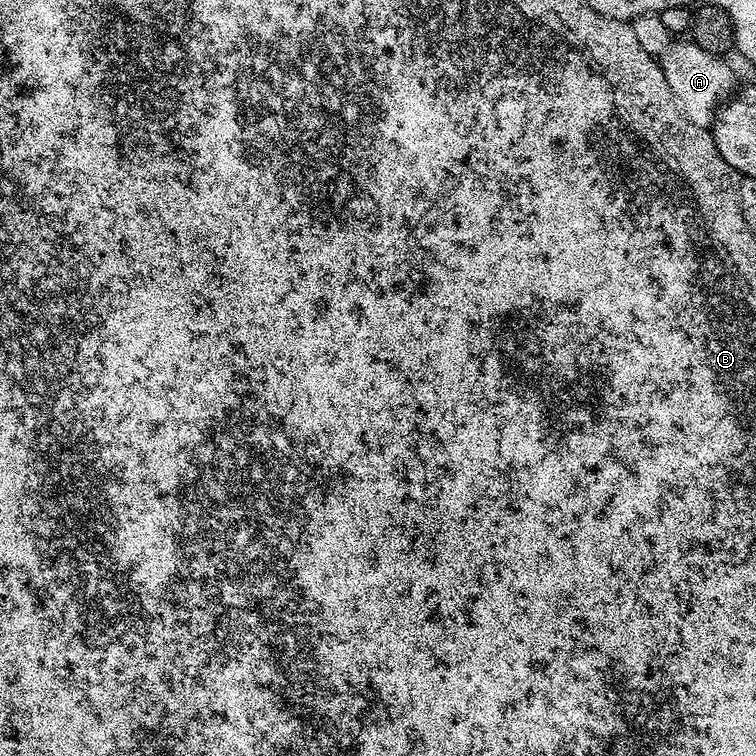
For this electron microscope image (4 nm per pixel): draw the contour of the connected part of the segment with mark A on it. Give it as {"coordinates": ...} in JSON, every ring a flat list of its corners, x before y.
{"coordinates":[[684,38,669,44,668,48,658,56,658,59,660,69,664,71,666,86,670,86,670,94,682,110,682,114,700,128,708,128,716,119,722,102,727,101,737,87,736,76,732,73,731,66,727,64,727,59,710,54,706,50,702,50,702,46]]}

